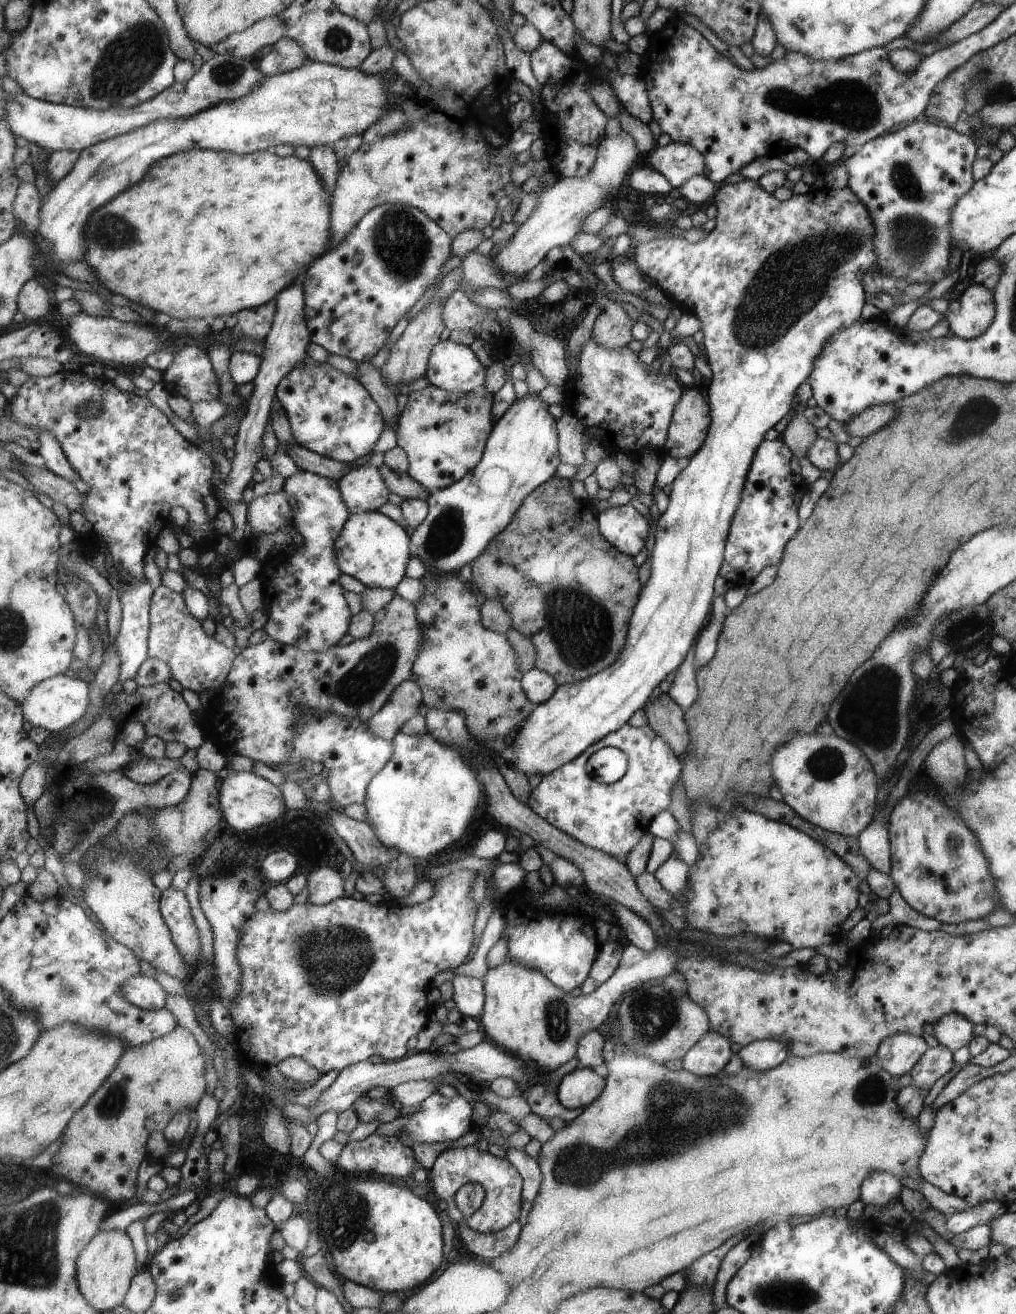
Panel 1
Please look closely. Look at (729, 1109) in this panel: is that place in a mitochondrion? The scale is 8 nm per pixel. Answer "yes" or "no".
yes

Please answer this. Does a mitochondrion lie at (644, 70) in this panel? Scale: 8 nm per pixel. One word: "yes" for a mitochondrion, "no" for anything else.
no

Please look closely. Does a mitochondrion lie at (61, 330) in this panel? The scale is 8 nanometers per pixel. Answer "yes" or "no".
no

